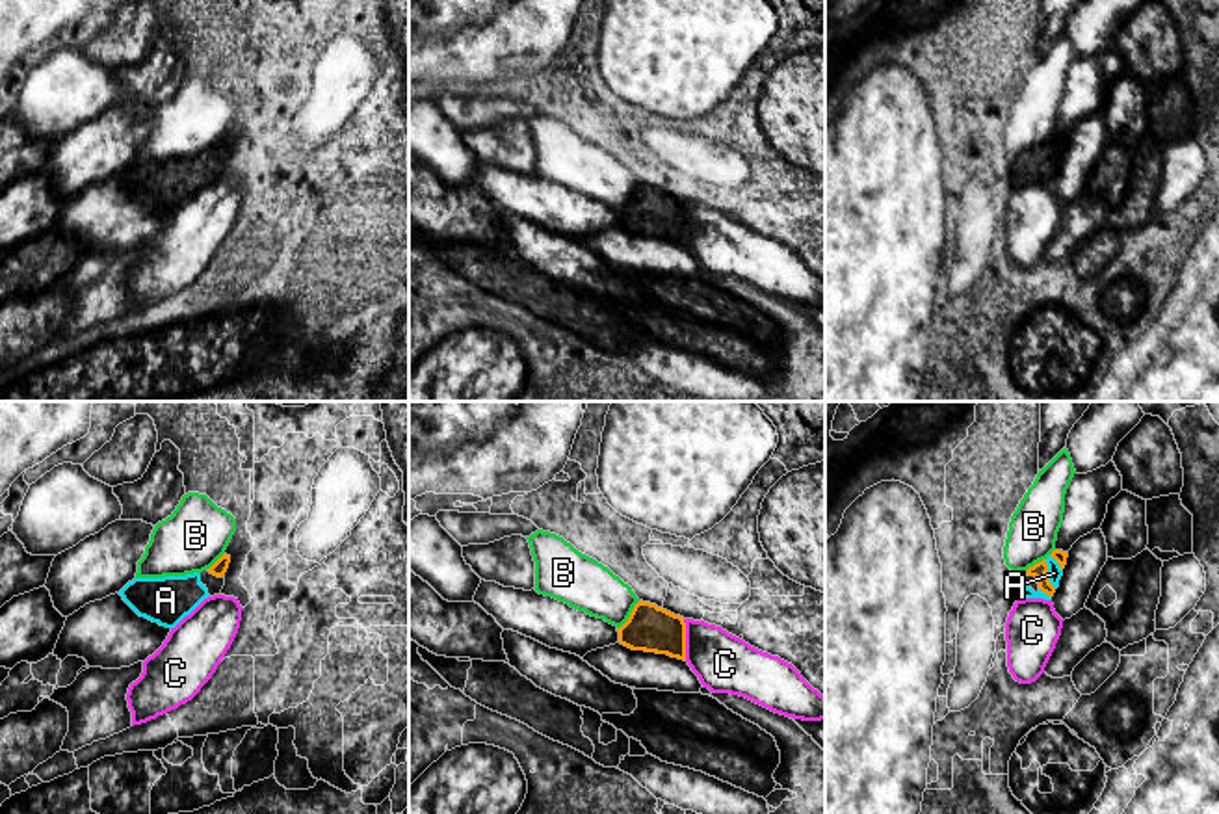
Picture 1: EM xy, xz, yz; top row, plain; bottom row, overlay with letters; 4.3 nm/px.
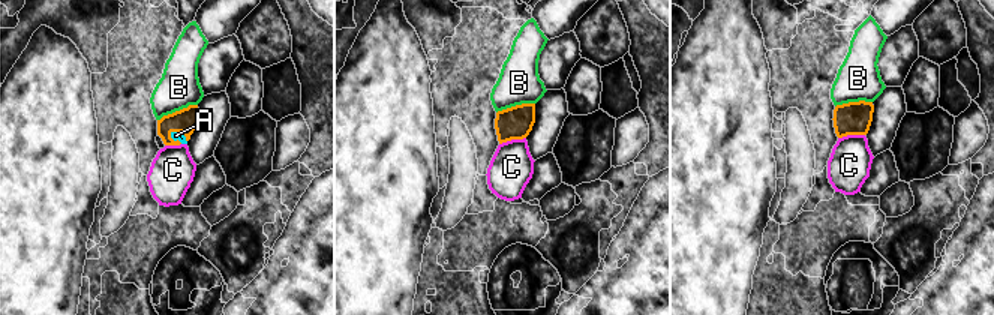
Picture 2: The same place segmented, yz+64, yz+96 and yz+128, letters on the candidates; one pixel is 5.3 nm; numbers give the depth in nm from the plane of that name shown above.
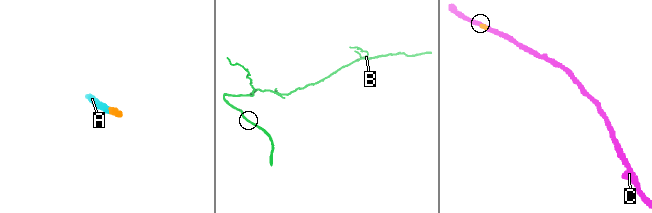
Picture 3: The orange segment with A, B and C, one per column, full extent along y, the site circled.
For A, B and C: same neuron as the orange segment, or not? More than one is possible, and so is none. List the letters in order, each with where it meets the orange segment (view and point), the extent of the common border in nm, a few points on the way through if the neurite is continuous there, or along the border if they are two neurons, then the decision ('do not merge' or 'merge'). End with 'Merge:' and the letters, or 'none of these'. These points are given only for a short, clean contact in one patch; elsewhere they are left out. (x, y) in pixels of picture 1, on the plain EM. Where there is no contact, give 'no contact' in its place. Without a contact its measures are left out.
A: yz (1047, 158) | 140 nm | across yz (1039, 153), (1047, 158), (1054, 157) | merge
B: xz (630, 199) | 160 nm | do not merge
C: xz (684, 223) | 180 nm | do not merge
Merge: A

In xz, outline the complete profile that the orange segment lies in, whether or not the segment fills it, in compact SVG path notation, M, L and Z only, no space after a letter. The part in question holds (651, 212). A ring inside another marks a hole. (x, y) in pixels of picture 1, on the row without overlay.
M639 184L617 212L619 227L632 234L667 238L686 245L686 206L656 188Z

